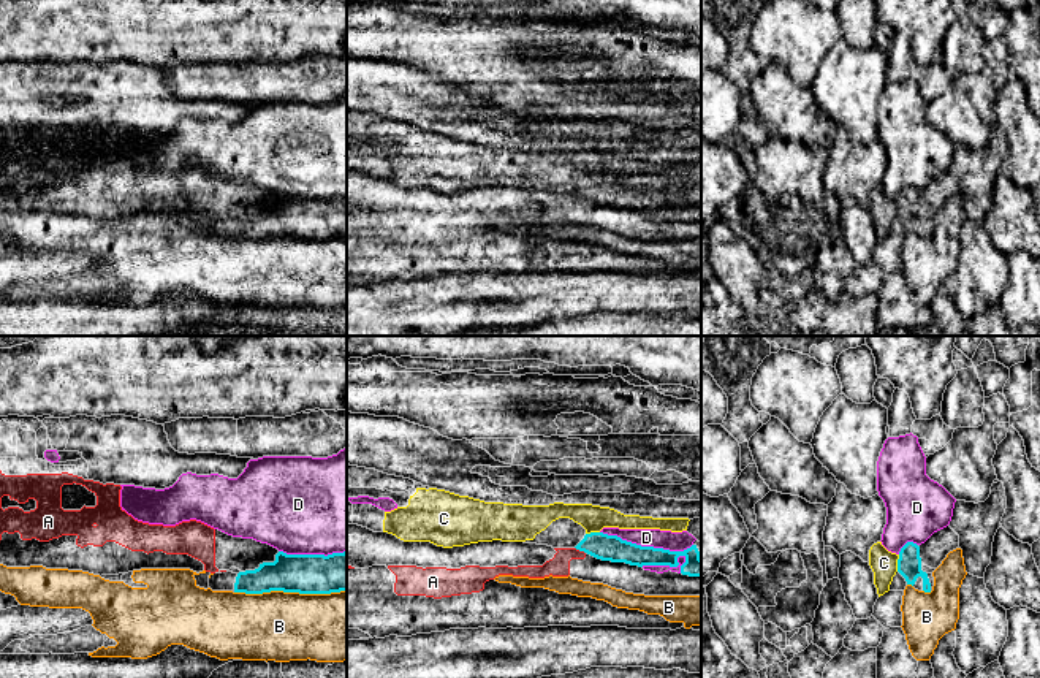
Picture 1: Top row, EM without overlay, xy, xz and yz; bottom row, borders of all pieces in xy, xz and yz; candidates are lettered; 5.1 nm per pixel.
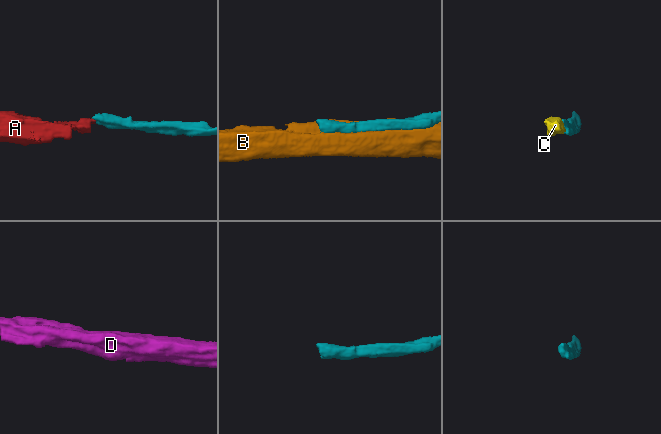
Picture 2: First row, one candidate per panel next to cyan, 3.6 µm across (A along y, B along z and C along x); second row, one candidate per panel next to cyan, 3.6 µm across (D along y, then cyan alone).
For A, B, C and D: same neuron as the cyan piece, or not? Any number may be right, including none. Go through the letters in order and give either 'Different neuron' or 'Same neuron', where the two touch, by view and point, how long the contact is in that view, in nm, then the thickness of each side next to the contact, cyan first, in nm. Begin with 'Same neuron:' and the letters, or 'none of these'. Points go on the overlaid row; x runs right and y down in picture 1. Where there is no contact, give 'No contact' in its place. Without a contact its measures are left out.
Same neuron: C
A: Different neuron. Touches cyan at xz (580, 550). Shared border 70 nm. Thickness 130 nm (cyan) against 110 nm
B: Different neuron. Touches cyan at xy (290, 591). Shared border 550 nm. Thickness 200 nm (cyan) against 360 nm
C: Same neuron. Touches cyan at yz (898, 563). Shared border 90 nm. Thickness 130 nm (cyan) against 140 nm
D: Different neuron. Touches cyan at xz (646, 547). Shared border 480 nm. Thickness 130 nm (cyan) against 100 nm

